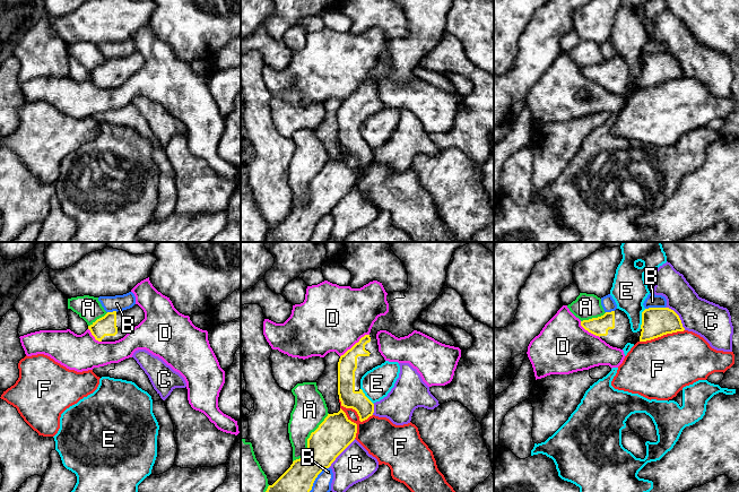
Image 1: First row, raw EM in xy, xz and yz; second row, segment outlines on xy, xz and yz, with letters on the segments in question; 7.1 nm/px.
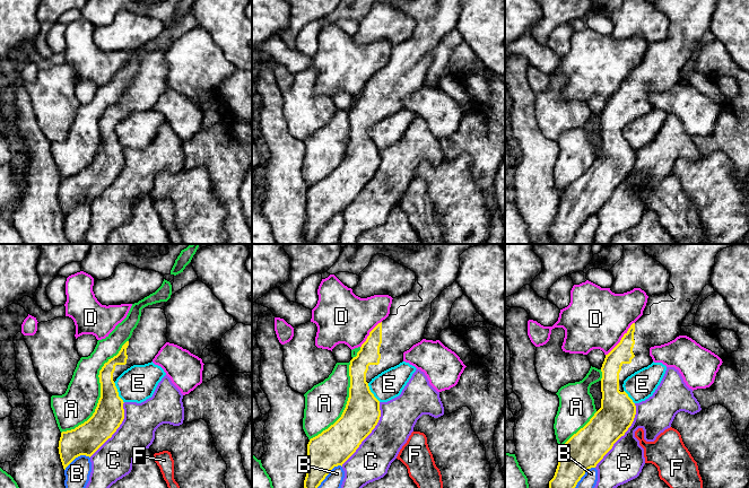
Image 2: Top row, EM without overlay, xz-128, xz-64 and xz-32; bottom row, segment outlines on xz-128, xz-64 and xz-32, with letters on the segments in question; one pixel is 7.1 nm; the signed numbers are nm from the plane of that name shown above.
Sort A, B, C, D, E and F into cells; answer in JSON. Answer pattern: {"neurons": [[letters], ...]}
{"neurons": [["A"], ["B"], ["C"], ["D"], ["E"], ["F"]]}

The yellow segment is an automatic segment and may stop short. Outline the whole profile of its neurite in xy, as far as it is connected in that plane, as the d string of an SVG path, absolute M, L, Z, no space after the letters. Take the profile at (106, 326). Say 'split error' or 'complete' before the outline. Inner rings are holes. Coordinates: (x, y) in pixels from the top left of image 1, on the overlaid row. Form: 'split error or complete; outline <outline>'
split error; outline M134 304L132 308L123 311L107 312L88 326L88 329L98 342L115 342L123 338L144 319L144 310L138 304Z

